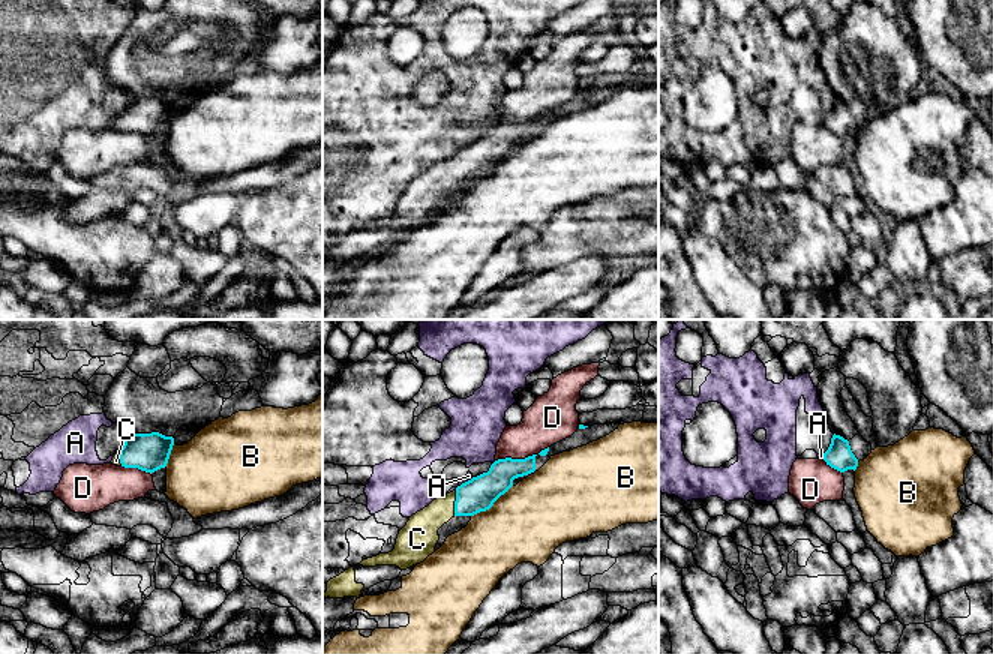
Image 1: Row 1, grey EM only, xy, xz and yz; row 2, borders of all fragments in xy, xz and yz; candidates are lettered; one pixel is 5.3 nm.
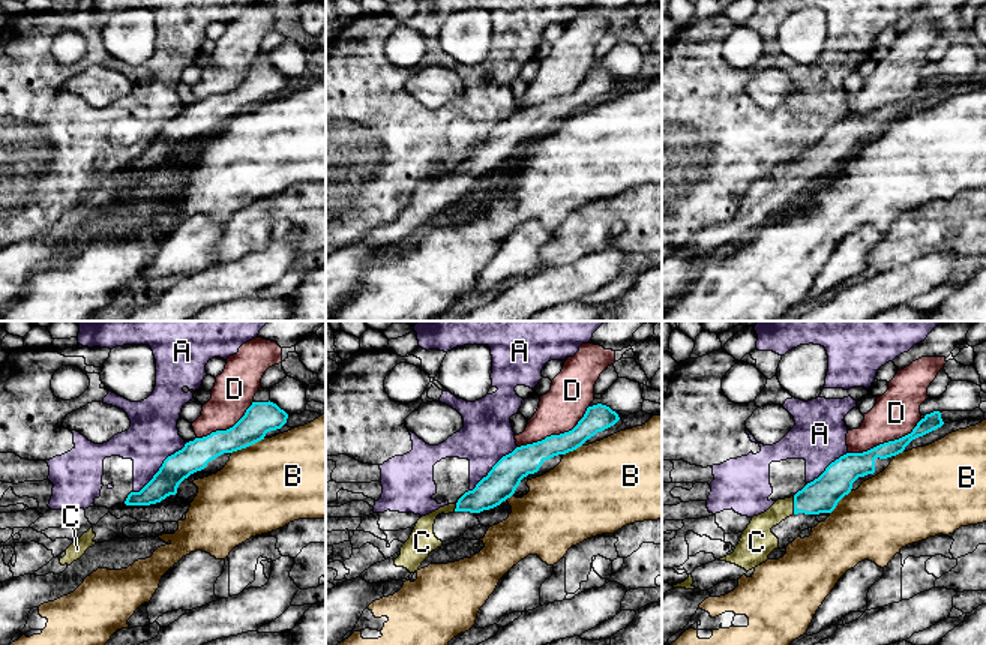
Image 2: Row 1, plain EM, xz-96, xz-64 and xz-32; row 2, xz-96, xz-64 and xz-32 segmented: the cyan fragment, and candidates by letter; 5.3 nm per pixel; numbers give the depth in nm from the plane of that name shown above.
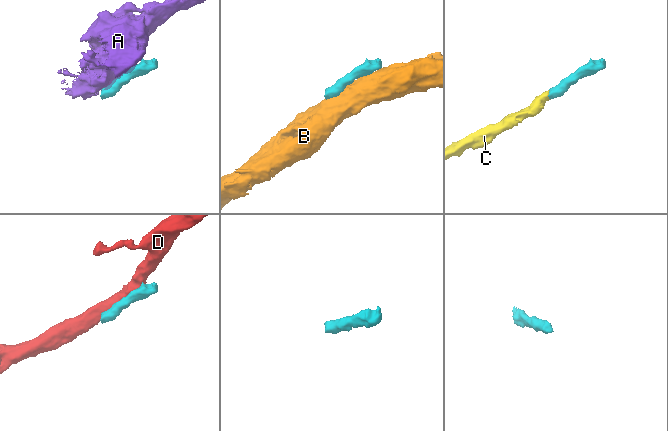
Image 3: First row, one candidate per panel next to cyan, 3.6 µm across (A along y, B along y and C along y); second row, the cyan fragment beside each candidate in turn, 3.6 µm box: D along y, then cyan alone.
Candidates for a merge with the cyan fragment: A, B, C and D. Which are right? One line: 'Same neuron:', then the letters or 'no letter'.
Same neuron: C

